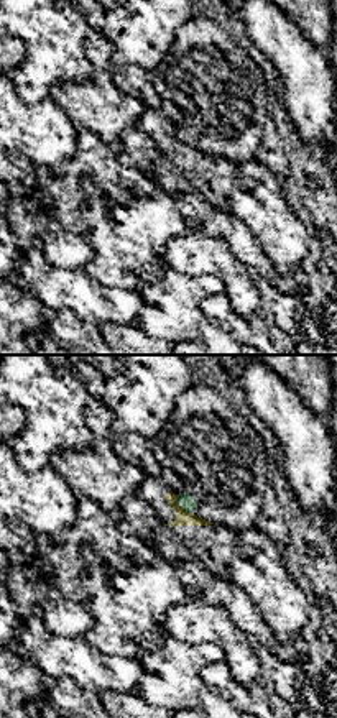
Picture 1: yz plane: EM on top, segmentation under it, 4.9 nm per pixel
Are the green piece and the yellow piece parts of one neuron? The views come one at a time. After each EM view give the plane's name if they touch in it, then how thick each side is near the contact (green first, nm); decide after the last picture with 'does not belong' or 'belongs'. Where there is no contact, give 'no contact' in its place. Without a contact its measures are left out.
meets green in yz; 70 nm thick on the green side, 80 nm on the other

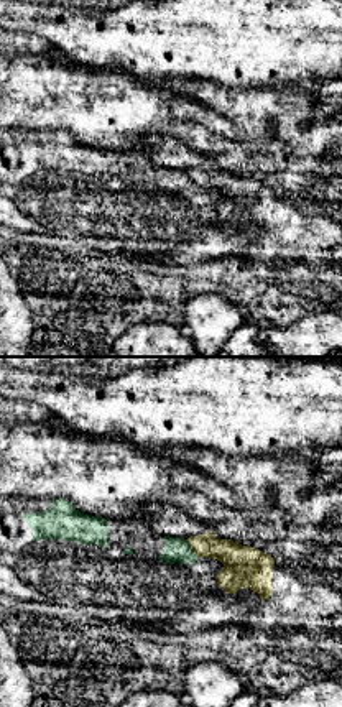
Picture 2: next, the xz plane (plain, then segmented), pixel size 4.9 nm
meets green in xz; 130 nm thick on the green side, 150 nm on the other

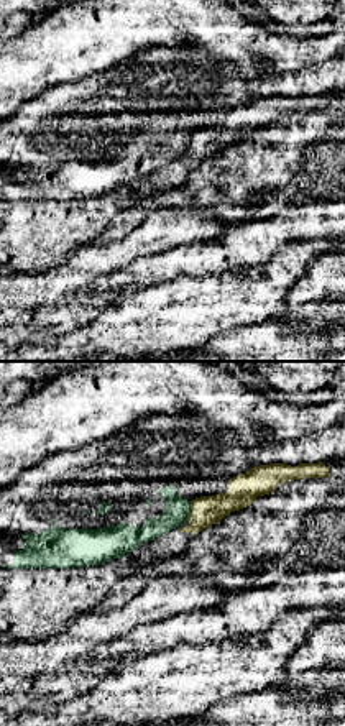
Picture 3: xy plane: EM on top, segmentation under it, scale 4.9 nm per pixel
meets green in xy; 120 nm thick on the green side, 140 nm on the other

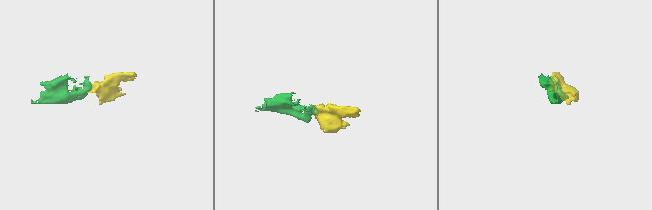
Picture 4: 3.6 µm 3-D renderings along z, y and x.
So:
does not belong

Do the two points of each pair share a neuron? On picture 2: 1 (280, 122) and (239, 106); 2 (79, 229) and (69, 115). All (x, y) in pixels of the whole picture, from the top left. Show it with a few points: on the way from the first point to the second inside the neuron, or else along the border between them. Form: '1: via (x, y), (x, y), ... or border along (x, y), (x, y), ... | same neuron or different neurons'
1: via (270, 119), (249, 107) | same neuron
2: border along (33, 129), (68, 130), (84, 145), (107, 148) | different neurons

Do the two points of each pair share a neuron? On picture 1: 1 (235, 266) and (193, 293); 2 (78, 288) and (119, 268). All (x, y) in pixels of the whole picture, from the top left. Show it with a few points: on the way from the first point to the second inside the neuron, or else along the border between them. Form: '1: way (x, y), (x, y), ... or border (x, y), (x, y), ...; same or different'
1: border (180, 271), (189, 276), (217, 276), (226, 288); different
2: border (86, 273), (94, 281); different

